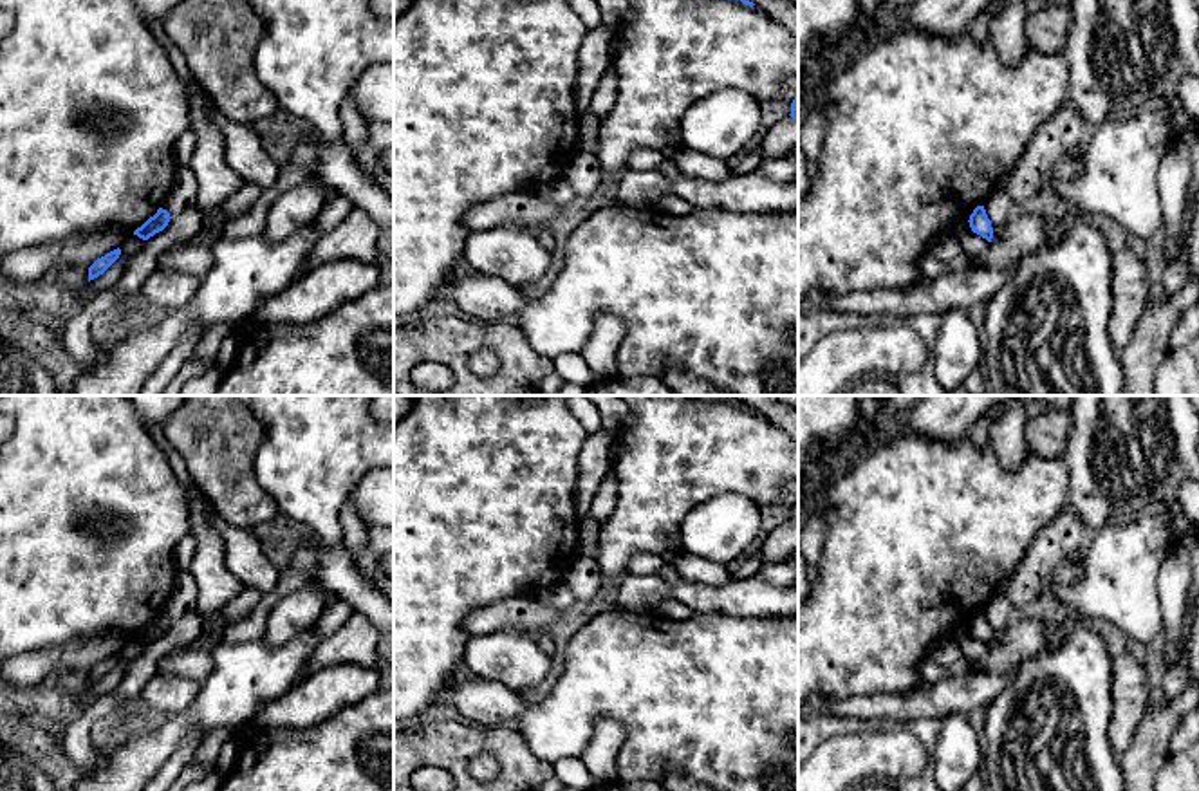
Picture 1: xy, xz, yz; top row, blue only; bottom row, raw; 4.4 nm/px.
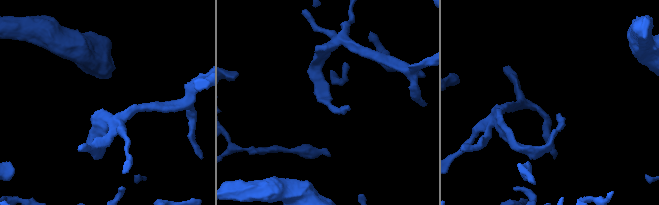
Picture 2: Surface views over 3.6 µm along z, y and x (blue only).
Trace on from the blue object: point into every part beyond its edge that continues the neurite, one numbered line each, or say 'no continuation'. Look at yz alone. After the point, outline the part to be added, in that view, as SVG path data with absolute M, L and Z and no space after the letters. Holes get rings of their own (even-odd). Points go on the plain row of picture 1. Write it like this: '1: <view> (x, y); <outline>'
no continuation

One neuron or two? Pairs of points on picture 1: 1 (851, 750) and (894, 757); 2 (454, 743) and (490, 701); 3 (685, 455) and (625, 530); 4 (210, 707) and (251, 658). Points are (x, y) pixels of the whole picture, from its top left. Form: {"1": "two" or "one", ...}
{"1": "one", "2": "two", "3": "one", "4": "one"}

